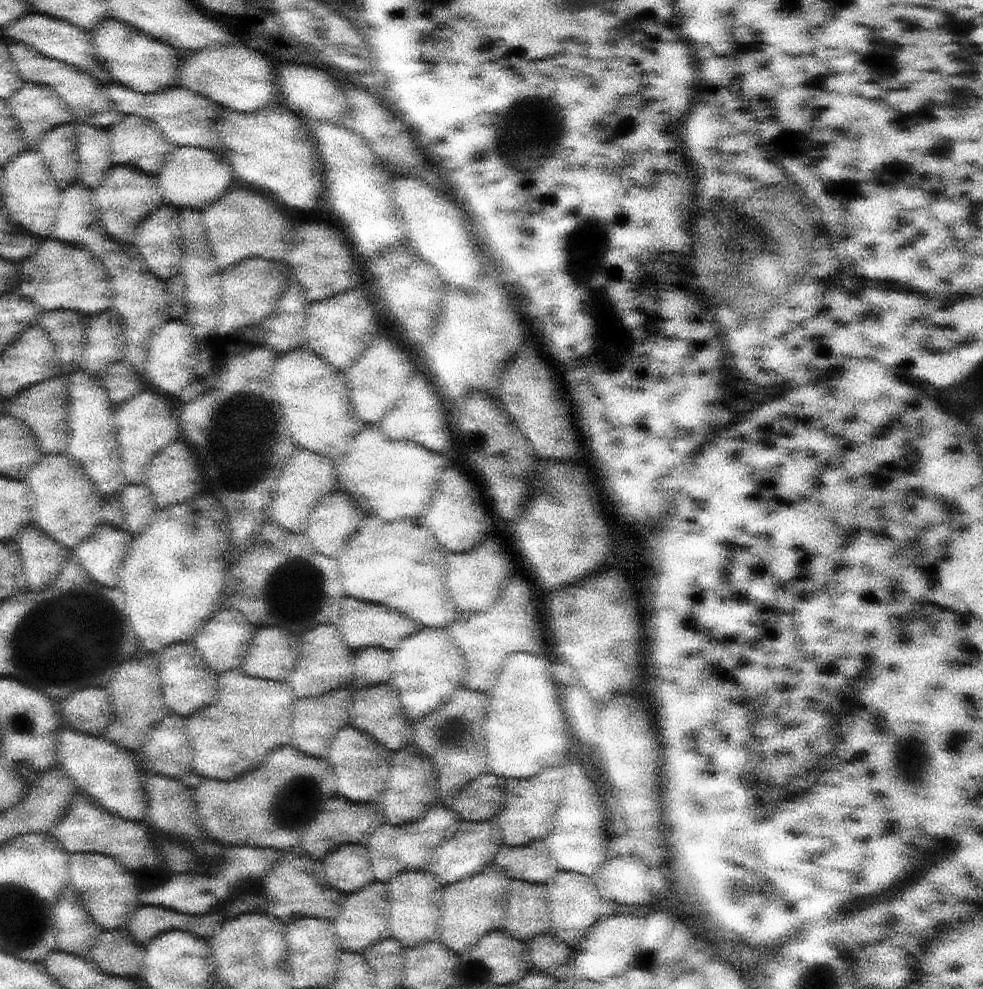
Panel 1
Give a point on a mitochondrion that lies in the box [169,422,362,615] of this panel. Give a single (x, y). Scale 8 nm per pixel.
(293, 587)

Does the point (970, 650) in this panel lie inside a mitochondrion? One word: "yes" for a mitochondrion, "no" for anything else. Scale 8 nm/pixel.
no

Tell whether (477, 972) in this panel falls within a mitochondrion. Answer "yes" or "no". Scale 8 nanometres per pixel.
yes

